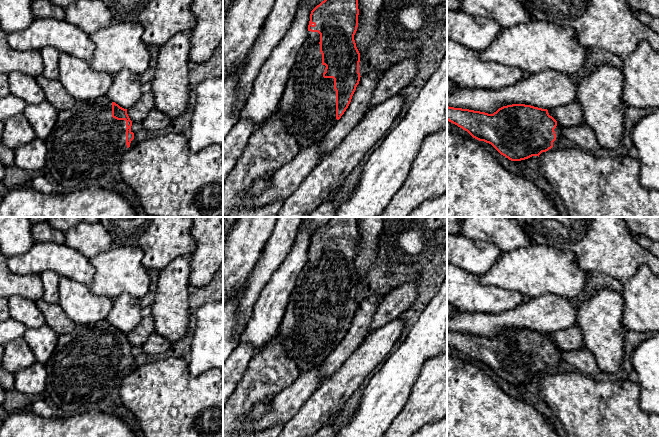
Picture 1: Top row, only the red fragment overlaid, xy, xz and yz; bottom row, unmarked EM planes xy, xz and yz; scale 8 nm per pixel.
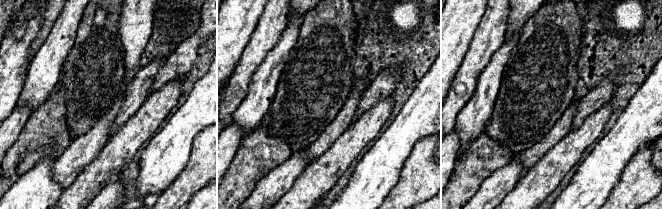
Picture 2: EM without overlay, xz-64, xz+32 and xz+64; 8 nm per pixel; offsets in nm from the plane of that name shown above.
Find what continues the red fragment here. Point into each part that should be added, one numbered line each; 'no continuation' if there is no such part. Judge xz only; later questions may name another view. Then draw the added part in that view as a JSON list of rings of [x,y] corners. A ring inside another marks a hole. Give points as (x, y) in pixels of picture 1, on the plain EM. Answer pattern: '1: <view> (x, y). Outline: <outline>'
1: xz (308, 327). Outline: [[[307,256],[278,329],[285,341],[284,349],[287,355],[296,362],[300,373],[322,364],[337,346],[334,303],[323,301],[326,290],[322,288],[319,266],[318,256]]]

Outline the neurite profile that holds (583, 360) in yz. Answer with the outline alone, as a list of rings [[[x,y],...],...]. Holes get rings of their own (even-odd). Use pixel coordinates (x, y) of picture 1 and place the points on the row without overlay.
[[[587,348],[579,350],[564,350],[562,352],[562,357],[564,361],[587,376],[593,377],[601,372],[593,353]]]

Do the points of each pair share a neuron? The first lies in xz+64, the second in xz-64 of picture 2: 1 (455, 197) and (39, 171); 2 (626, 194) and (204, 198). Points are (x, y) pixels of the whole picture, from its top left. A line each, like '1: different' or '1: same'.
1: different
2: different

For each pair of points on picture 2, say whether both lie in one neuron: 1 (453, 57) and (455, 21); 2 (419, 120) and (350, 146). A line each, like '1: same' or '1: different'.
1: same
2: different

